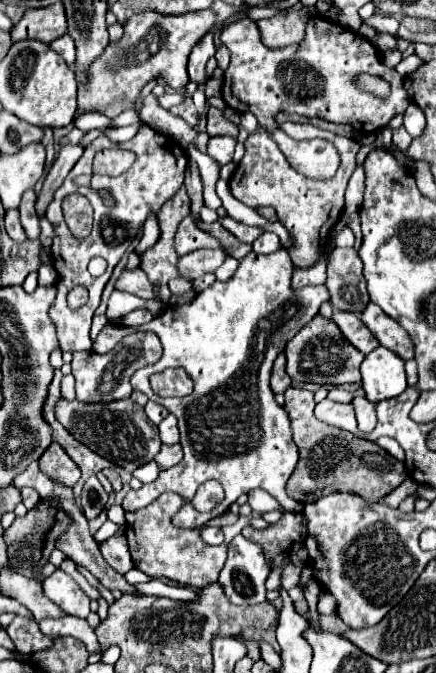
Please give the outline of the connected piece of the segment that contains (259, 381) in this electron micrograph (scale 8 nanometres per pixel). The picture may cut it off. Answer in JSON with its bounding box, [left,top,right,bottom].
[123,249,329,529]

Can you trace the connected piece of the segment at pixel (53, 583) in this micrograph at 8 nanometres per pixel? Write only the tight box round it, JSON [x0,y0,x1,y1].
[43,569,89,617]

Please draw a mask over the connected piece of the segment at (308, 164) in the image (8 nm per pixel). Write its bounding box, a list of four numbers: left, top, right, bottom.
[221,17,409,179]

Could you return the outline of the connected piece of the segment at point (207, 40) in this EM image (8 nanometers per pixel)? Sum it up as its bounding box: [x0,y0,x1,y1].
[189,31,215,83]

